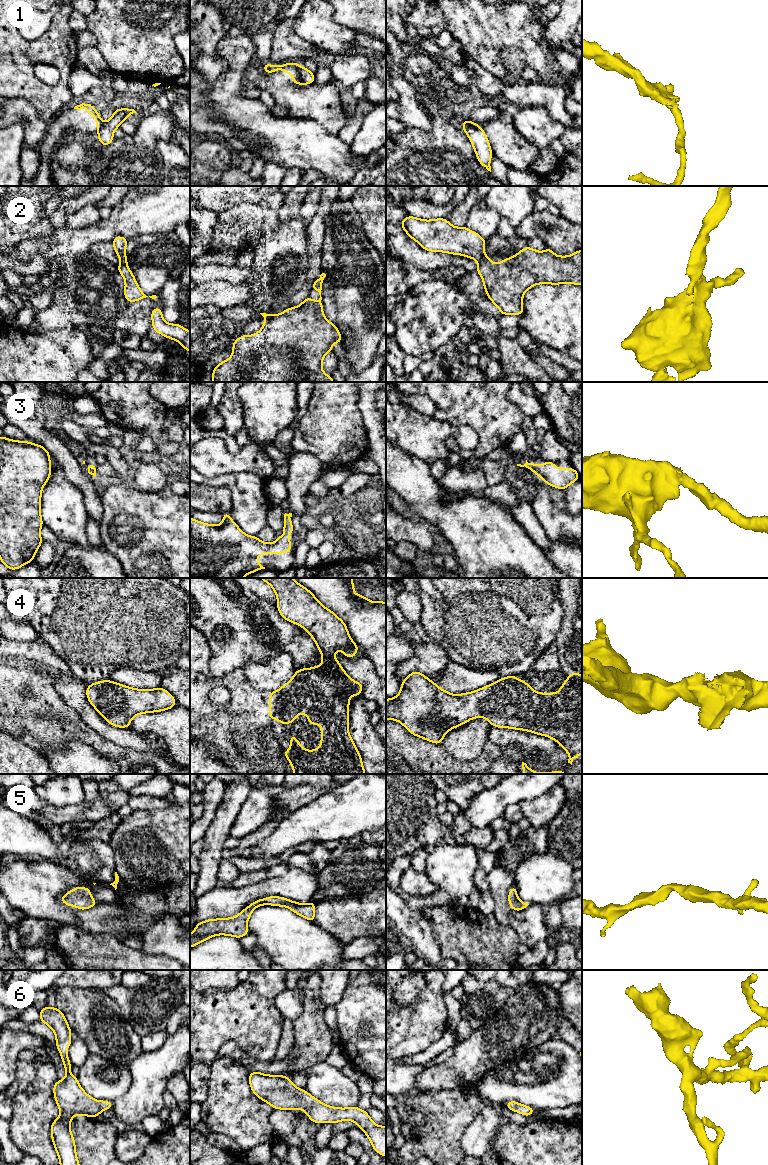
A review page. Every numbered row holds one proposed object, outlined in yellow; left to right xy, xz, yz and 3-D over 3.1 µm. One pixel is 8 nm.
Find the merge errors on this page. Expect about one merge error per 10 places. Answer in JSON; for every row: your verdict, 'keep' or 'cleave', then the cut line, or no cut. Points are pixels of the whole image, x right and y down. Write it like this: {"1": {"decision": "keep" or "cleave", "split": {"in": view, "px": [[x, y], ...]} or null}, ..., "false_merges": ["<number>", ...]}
{"1": {"decision": "cleave", "split": {"in": "xz", "px": [[300, 65], [298, 83]]}}, "2": {"decision": "keep", "split": null}, "3": {"decision": "keep", "split": null}, "4": {"decision": "keep", "split": null}, "5": {"decision": "keep", "split": null}, "6": {"decision": "keep", "split": null}, "false_merges": ["1"]}

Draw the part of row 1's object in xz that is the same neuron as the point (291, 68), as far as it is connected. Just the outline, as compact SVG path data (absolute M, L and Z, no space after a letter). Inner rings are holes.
M264 62L264 66L262 67L266 74L270 74L272 72L276 72L282 69L284 72L293 76L293 84L299 84L299 64L290 62L283 65L270 65Z

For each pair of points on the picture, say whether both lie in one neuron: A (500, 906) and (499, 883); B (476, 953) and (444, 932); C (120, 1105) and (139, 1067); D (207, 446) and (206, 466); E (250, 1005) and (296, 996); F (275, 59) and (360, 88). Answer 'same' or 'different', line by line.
A: same
B: same
C: same
D: same
E: different
F: different

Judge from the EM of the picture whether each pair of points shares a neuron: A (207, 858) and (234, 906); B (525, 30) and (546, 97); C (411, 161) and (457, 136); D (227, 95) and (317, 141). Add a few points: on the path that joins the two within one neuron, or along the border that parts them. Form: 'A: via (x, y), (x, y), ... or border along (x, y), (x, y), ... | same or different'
A: border along (215, 887), (200, 896) | different
B: border along (537, 80), (543, 83), (555, 83) | different
C: via (422, 161), (432, 161), (446, 147) | same
D: via (249, 117), (267, 135), (275, 139), (295, 141) | same

